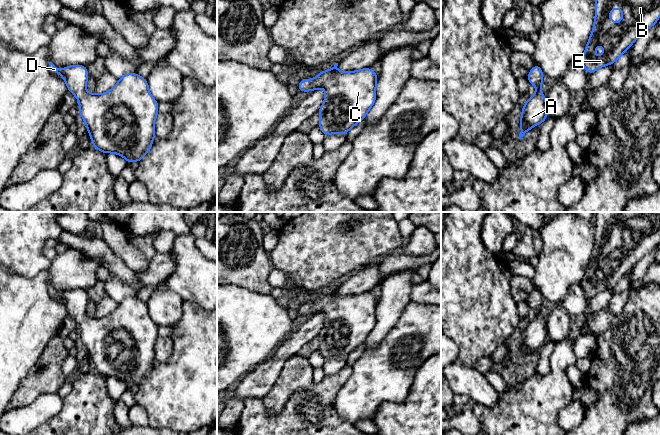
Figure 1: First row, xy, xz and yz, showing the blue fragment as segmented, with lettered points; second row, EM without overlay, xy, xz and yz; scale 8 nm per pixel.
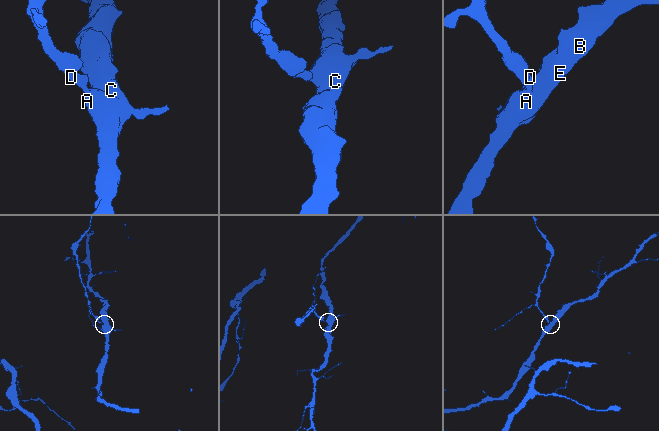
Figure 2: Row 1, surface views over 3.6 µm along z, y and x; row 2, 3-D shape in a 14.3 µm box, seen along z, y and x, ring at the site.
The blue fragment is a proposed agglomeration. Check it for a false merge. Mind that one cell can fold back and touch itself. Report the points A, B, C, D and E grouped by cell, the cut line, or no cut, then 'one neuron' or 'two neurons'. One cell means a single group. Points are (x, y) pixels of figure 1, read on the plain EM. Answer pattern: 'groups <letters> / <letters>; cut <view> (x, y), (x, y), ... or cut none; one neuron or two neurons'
groups A B C D E; cut none; one neuron

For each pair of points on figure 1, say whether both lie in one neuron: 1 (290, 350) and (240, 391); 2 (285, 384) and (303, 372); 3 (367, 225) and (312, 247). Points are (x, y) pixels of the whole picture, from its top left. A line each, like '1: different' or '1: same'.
1: same
2: same
3: same

